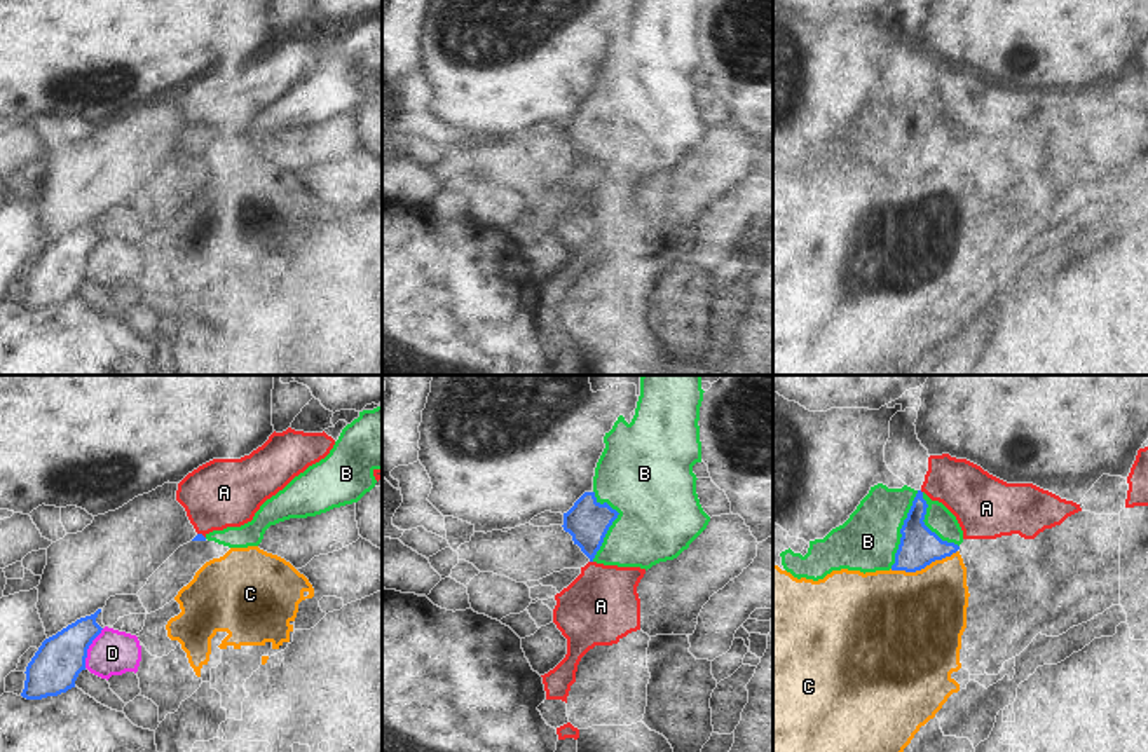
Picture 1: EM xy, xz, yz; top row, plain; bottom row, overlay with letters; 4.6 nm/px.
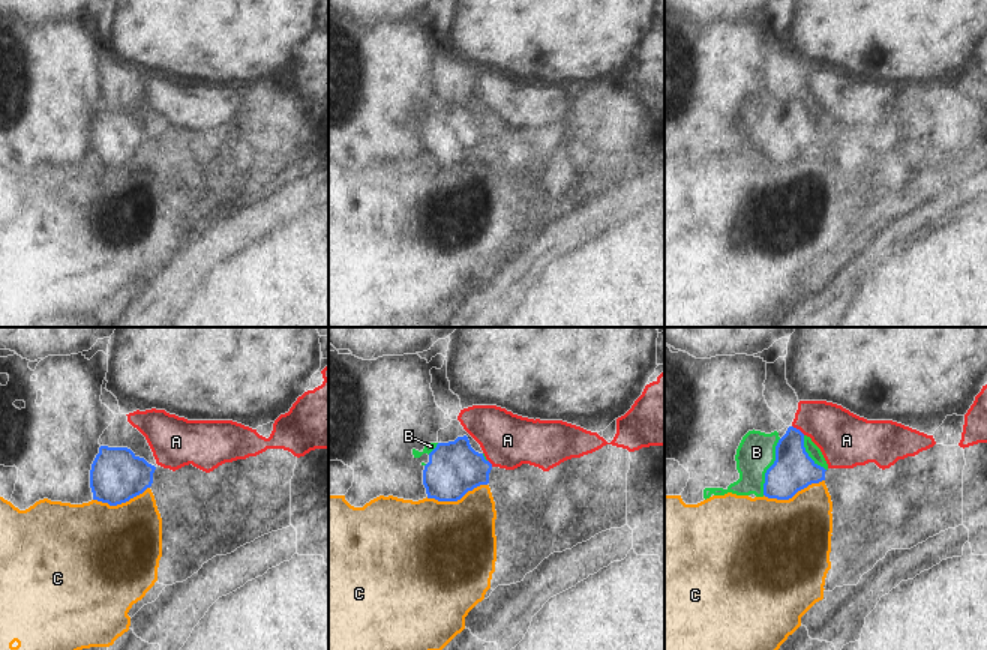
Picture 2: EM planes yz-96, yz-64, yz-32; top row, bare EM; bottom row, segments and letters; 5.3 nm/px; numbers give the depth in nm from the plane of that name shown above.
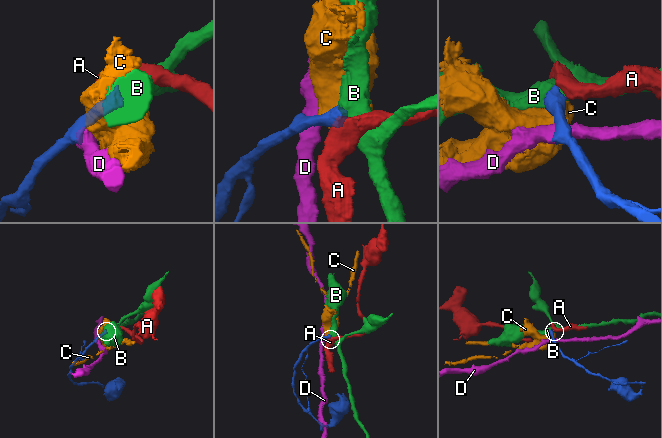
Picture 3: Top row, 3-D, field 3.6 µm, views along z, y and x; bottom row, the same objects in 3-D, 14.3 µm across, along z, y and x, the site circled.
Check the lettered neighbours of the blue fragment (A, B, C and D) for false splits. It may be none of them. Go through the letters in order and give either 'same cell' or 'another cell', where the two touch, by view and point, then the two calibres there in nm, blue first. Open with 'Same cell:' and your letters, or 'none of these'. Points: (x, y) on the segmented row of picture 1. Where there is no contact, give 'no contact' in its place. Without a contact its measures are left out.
Same cell: B
A: another cell; contact xy (201, 534); calibres 30 and 320 nm
B: same cell; contact xz (613, 520); calibres 190 and 420 nm
C: another cell; contact yz (923, 567); calibres 180 and 440 nm
D: another cell; contact xy (88, 648); calibres 220 and 200 nm

